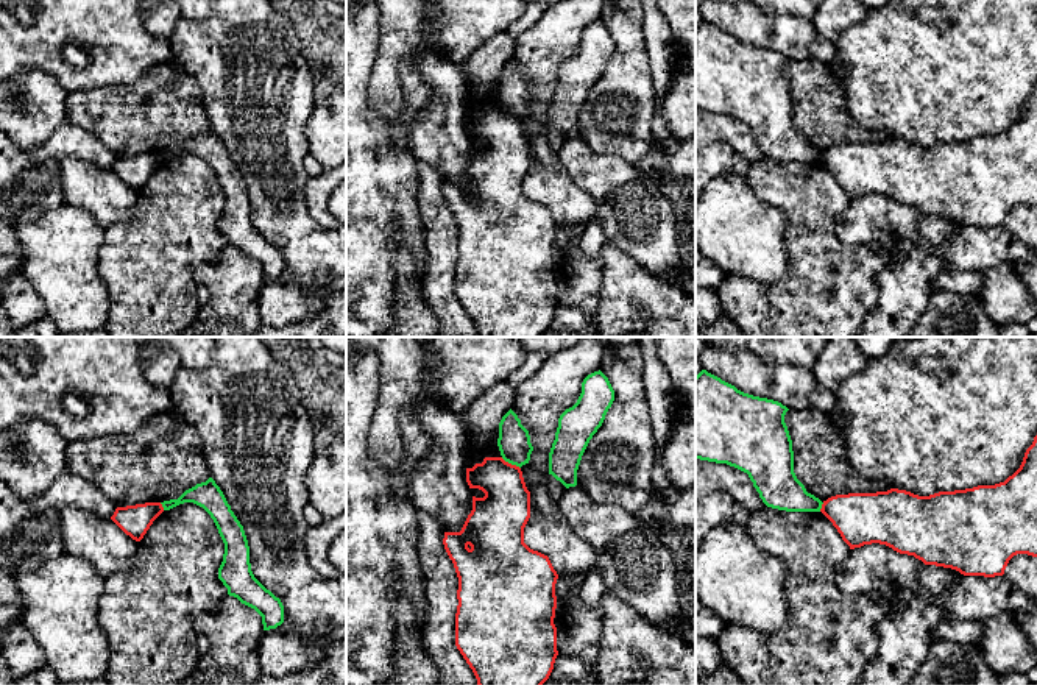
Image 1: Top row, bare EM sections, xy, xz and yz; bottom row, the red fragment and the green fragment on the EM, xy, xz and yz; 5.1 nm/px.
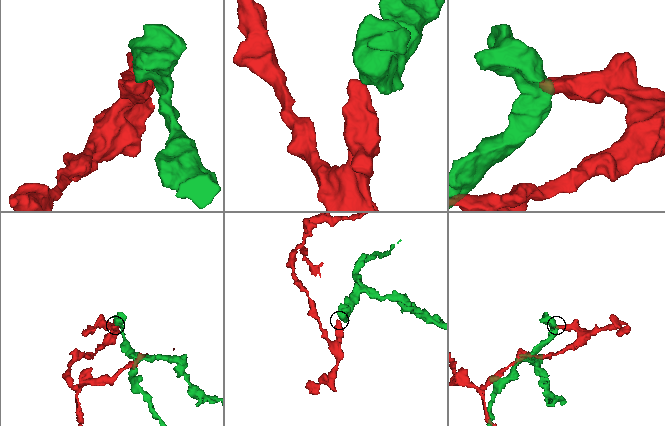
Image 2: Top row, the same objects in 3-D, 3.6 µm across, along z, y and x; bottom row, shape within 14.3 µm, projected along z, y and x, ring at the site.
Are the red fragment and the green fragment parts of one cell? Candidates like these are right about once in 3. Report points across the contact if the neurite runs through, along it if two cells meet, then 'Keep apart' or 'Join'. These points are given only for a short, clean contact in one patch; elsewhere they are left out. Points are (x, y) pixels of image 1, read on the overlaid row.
Boundary: xz (501, 457), (520, 468). Keep apart

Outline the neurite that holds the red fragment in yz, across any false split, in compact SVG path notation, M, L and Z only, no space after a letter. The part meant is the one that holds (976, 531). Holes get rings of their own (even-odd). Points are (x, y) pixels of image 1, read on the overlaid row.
M1037 435L1020 468L1004 482L929 496L898 488L836 495L823 501L820 512L850 549L880 543L925 565L951 568L964 576L1003 576L1014 555L1037 557Z

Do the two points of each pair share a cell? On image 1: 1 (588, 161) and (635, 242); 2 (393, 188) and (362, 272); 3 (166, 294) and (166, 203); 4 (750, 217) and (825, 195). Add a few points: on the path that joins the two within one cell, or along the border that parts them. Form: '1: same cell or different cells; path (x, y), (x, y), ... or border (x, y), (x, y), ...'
1: same cell; path (607, 181), (630, 205), (635, 222)
2: same cell; path (373, 208), (362, 219), (362, 251)
3: same cell; path (166, 272), (166, 225)
4: different cells; border (750, 186), (758, 197), (783, 214), (785, 245)

